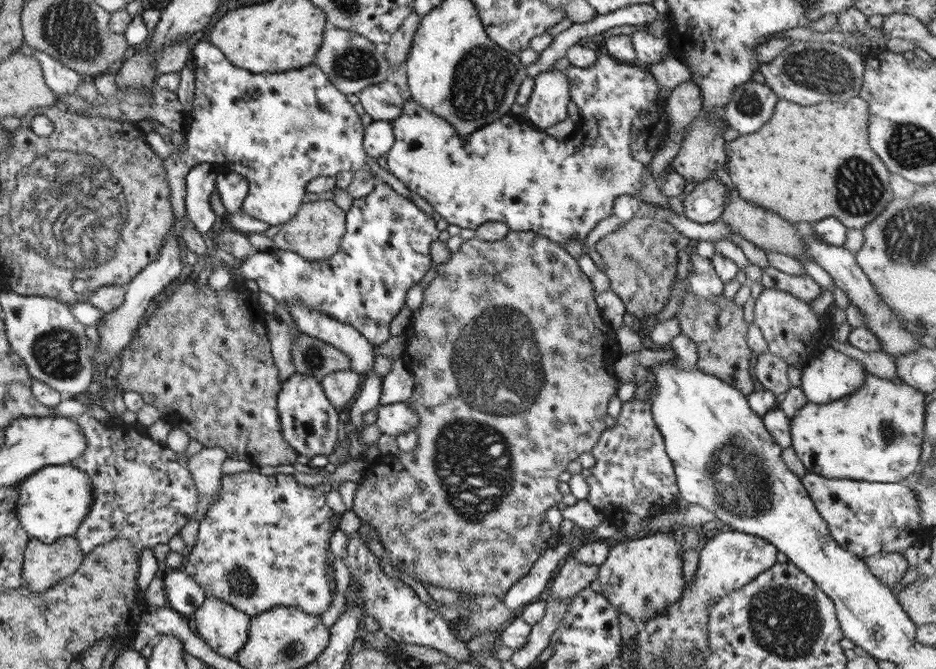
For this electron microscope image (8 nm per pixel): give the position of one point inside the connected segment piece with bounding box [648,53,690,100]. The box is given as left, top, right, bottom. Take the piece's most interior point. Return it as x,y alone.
670,71

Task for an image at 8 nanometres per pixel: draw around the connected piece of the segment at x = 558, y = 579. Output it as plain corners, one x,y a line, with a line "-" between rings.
572,558
567,559
549,583
548,598
553,598
555,602
573,598
579,590
591,584
597,571
599,571
599,566
584,565
575,562

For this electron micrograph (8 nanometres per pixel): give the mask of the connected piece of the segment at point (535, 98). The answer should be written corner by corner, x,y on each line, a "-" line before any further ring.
556,69
536,74
532,80
534,85
521,116
533,130
545,133
546,128
567,116
569,84
565,72

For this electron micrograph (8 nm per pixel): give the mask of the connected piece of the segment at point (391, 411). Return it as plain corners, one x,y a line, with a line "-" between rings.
405,403
378,405
375,412
375,423
379,433
397,437
399,434
414,430
418,419
413,409

